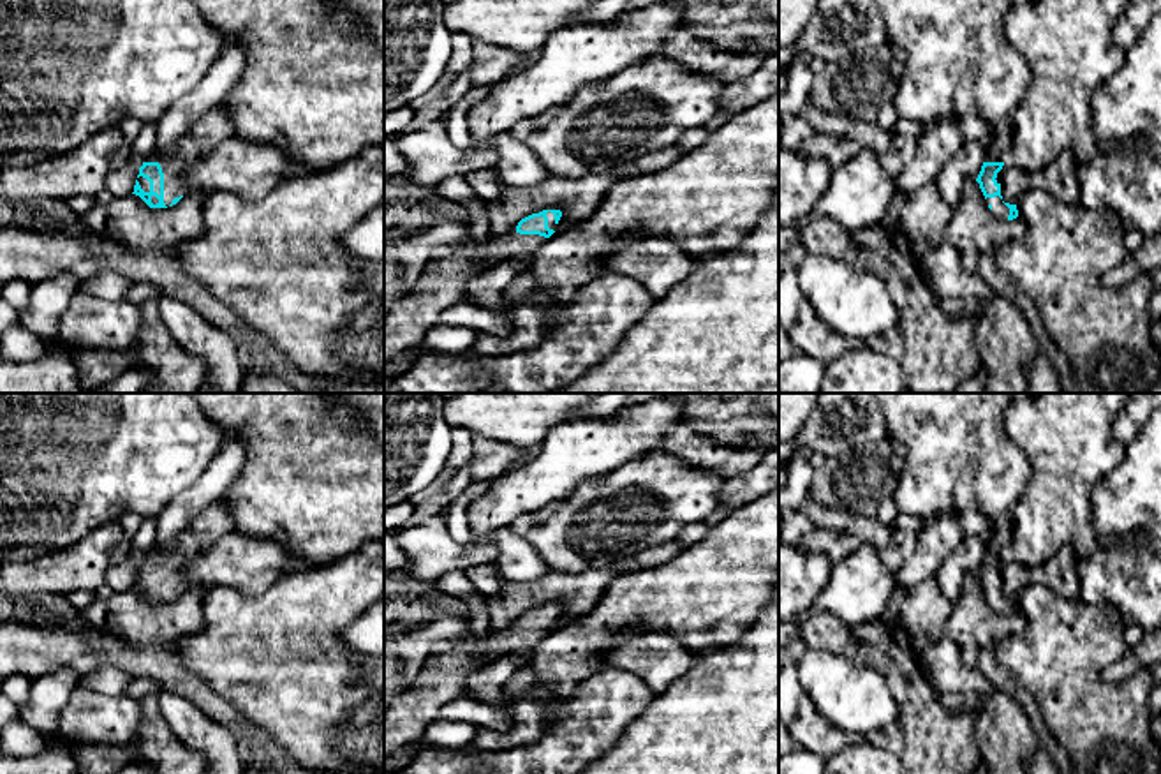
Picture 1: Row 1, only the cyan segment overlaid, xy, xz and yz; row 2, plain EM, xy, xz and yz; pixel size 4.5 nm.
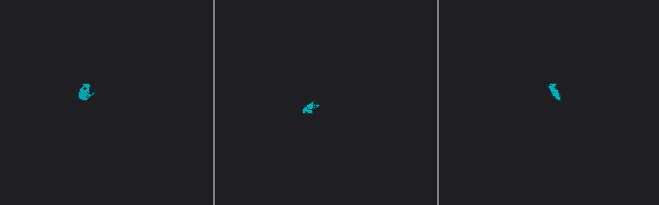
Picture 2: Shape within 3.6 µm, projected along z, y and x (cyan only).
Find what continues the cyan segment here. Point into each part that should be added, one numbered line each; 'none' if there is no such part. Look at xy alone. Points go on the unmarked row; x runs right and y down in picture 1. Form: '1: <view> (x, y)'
1: xy (215, 520)

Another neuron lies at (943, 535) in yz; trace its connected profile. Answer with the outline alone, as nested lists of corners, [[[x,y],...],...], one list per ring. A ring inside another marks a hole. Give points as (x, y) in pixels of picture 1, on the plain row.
[[[935,513],[934,520],[906,545],[907,555],[895,573],[895,584],[913,587],[935,573],[943,561],[965,540],[955,513]]]

